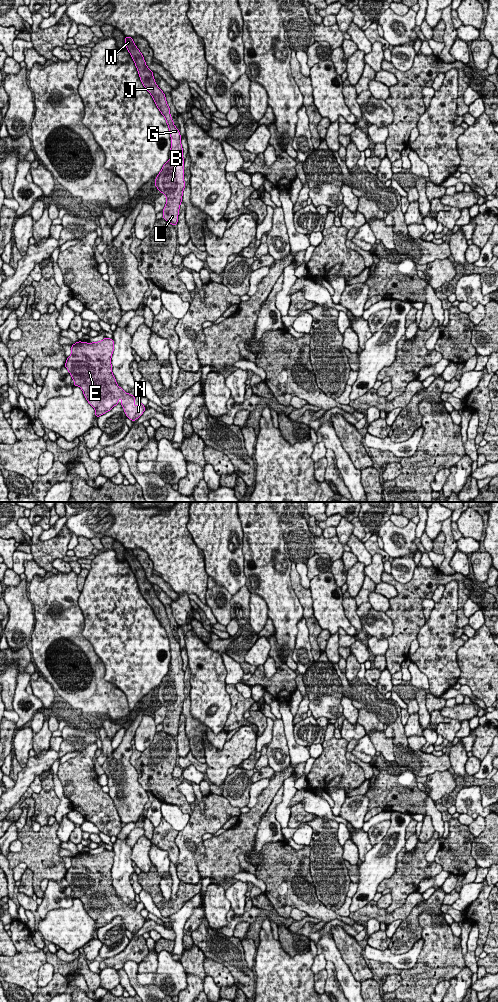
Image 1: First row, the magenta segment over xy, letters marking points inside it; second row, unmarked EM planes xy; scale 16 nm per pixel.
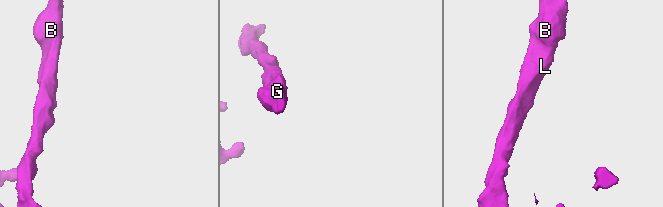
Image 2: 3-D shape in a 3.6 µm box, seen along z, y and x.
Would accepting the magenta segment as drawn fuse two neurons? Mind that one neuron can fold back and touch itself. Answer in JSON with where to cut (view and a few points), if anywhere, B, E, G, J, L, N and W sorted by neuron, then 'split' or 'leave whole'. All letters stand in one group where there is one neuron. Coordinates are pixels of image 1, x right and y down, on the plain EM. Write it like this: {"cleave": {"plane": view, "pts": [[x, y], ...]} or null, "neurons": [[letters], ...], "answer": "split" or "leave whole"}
{"cleave": null, "neurons": [["B", "E", "G", "J", "L", "N", "W"]], "answer": "leave whole"}

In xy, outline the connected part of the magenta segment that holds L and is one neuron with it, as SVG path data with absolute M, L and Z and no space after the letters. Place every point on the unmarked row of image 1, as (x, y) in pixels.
M125 549L125 558L136 577L142 596L151 606L159 623L165 629L170 642L170 672L163 677L162 682L157 687L155 698L161 705L166 707L163 731L176 738L178 734L179 720L182 714L183 702L185 700L184 671L180 644L173 635L165 606L157 598L153 589L153 584L147 579L144 569L134 556L132 549Z

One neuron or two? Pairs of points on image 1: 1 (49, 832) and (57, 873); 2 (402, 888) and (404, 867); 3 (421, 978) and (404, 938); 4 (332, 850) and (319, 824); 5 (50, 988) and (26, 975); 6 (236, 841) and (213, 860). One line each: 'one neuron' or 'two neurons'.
1: one neuron
2: one neuron
3: two neurons
4: one neuron
5: two neurons
6: one neuron

